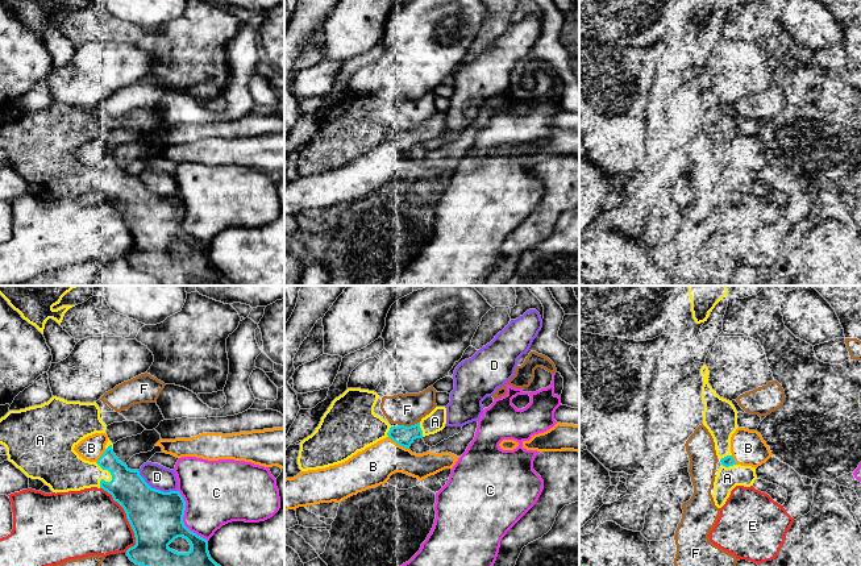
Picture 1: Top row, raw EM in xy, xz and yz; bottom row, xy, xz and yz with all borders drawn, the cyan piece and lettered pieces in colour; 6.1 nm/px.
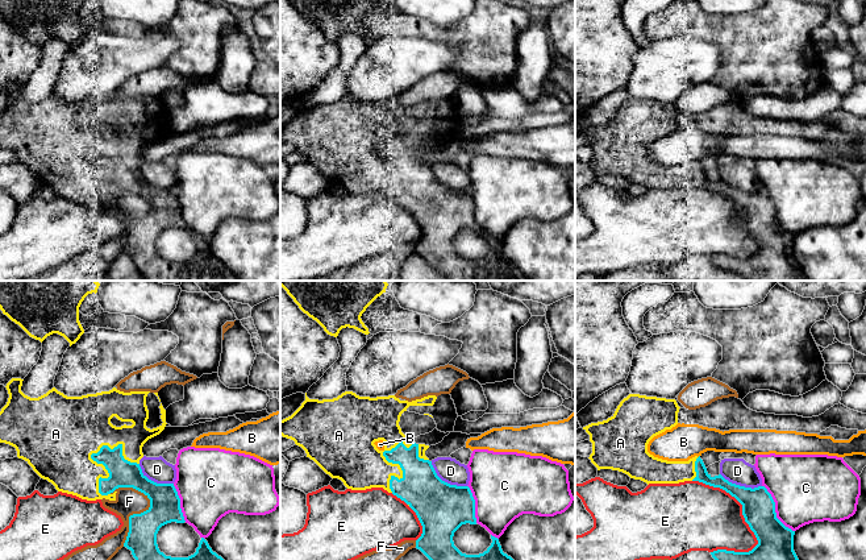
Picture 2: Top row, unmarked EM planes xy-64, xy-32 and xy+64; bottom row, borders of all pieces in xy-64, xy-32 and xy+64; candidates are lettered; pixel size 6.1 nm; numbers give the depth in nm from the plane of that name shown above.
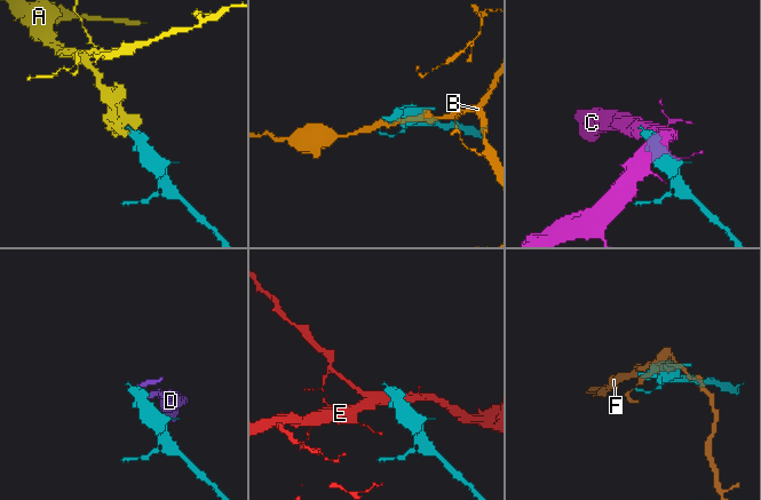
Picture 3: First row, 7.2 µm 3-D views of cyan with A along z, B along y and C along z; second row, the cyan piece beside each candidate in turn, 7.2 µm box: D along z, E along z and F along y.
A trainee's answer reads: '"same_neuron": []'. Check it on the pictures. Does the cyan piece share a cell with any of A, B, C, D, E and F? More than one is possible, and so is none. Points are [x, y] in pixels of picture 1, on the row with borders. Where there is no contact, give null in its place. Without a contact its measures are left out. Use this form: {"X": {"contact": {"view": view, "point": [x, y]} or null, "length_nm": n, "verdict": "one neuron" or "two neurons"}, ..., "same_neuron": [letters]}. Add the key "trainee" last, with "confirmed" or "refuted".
{"A": {"contact": {"view": "xy", "point": [112, 478]}, "length_nm": 160, "verdict": "one neuron"}, "B": {"contact": {"view": "xz", "point": [399, 444]}, "length_nm": 150, "verdict": "two neurons"}, "C": {"contact": {"view": "xy", "point": [182, 519]}, "length_nm": 360, "verdict": "two neurons"}, "D": {"contact": {"view": "xy", "point": [154, 488]}, "length_nm": 280, "verdict": "two neurons"}, "E": {"contact": {"view": "xy", "point": [127, 517]}, "length_nm": 440, "verdict": "two neurons"}, "F": {"contact": {"view": "xz", "point": [408, 427]}, "length_nm": 130, "verdict": "two neurons"}, "same_neuron": ["A"], "trainee": "refuted"}

